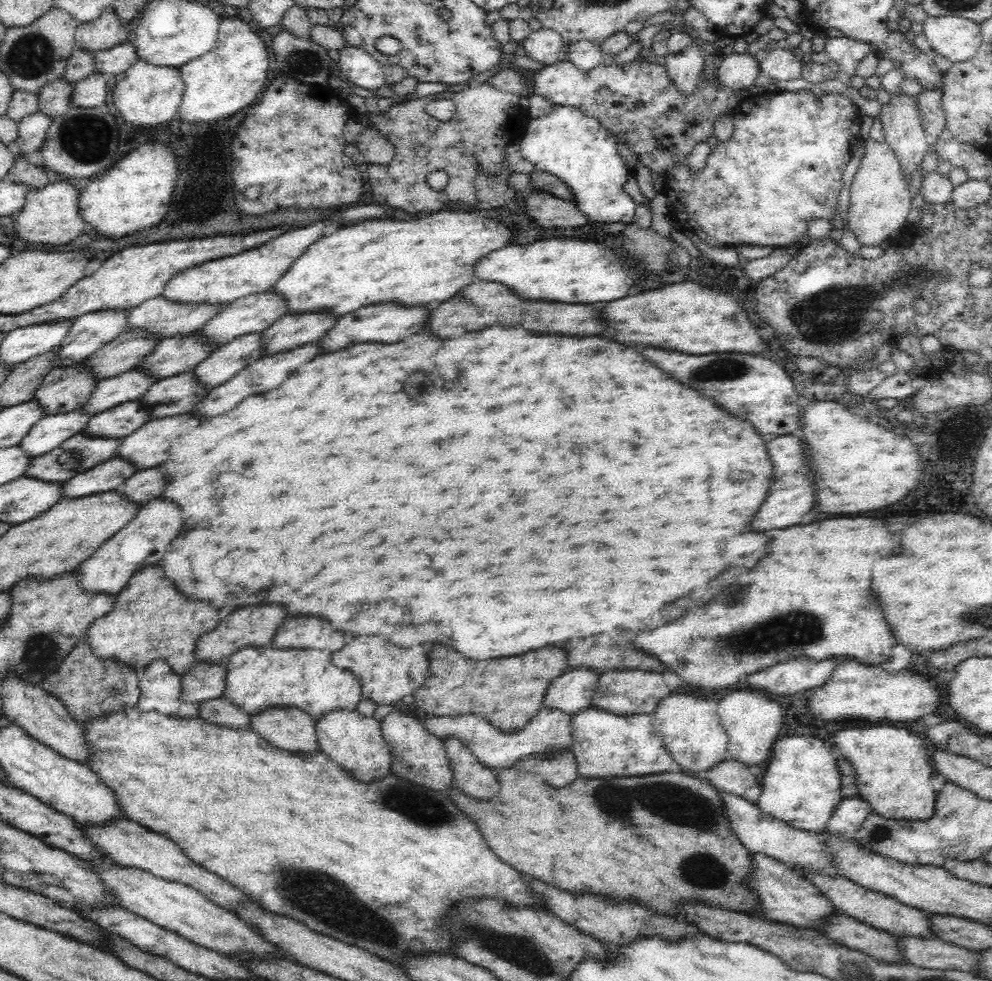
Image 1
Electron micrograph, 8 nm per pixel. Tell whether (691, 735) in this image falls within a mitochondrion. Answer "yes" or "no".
no

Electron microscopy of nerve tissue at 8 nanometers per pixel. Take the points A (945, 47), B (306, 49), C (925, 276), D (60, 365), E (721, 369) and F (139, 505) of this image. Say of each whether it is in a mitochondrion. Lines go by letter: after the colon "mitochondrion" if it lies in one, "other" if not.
A: other
B: mitochondrion
C: mitochondrion
D: other
E: mitochondrion
F: other

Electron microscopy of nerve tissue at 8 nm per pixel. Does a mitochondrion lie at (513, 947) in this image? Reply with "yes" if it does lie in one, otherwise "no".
yes

